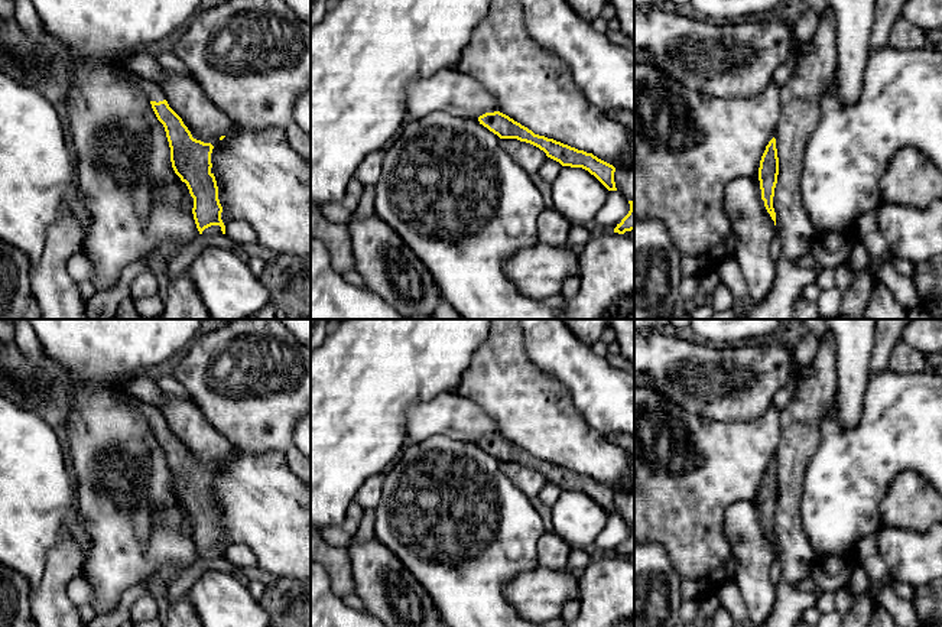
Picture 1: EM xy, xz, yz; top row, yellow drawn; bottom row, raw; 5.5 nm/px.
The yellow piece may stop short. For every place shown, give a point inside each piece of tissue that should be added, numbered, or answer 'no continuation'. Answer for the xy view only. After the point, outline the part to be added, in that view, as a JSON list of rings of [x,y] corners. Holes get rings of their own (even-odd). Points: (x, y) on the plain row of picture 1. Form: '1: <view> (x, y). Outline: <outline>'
1: xy (153, 416). Outline: [[[136,399],[136,406],[137,409],[144,415],[146,420],[150,423],[150,425],[163,425],[166,423],[163,415],[160,413],[159,409]]]

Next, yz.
no continuation

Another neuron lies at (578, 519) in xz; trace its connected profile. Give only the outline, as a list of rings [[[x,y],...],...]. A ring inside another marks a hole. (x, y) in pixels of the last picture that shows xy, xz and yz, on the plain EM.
[[[563,490],[552,506],[553,533],[572,549],[595,545],[608,513],[588,494]]]

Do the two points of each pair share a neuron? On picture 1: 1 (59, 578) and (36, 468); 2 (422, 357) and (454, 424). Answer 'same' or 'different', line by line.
1: different
2: different

